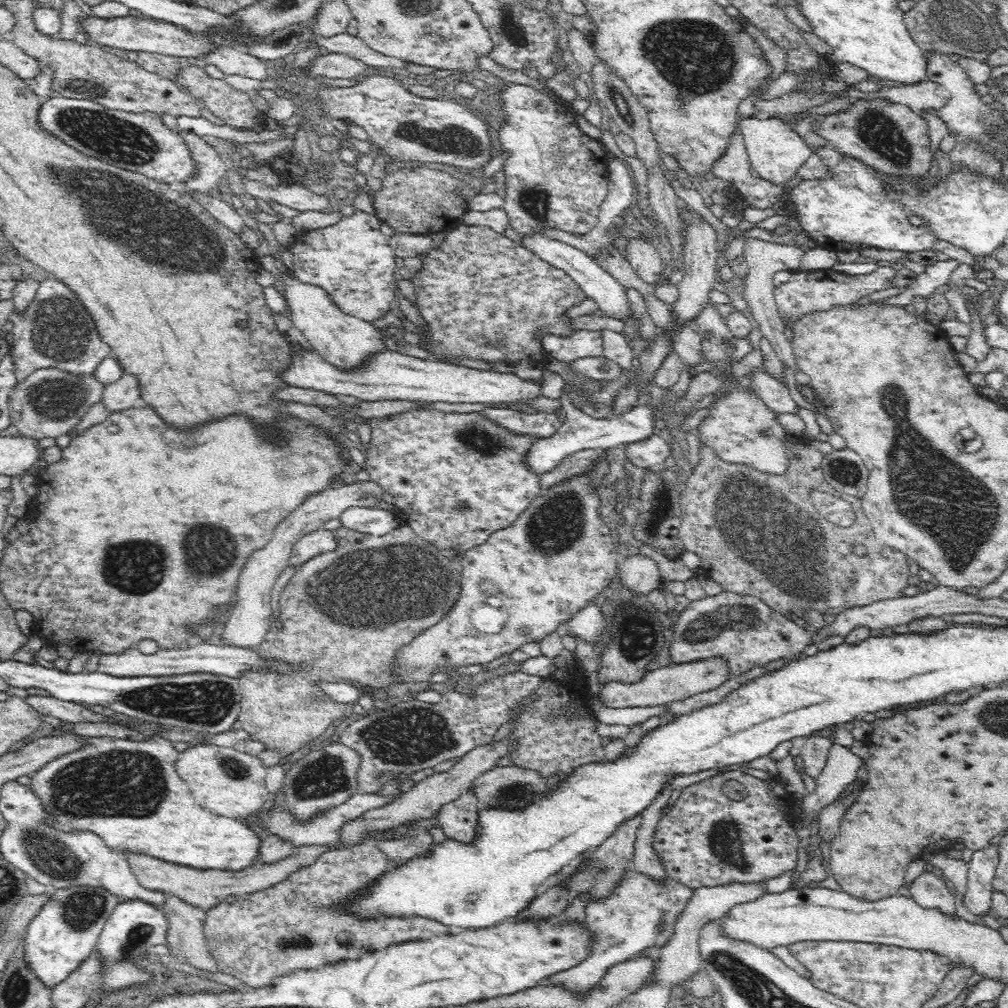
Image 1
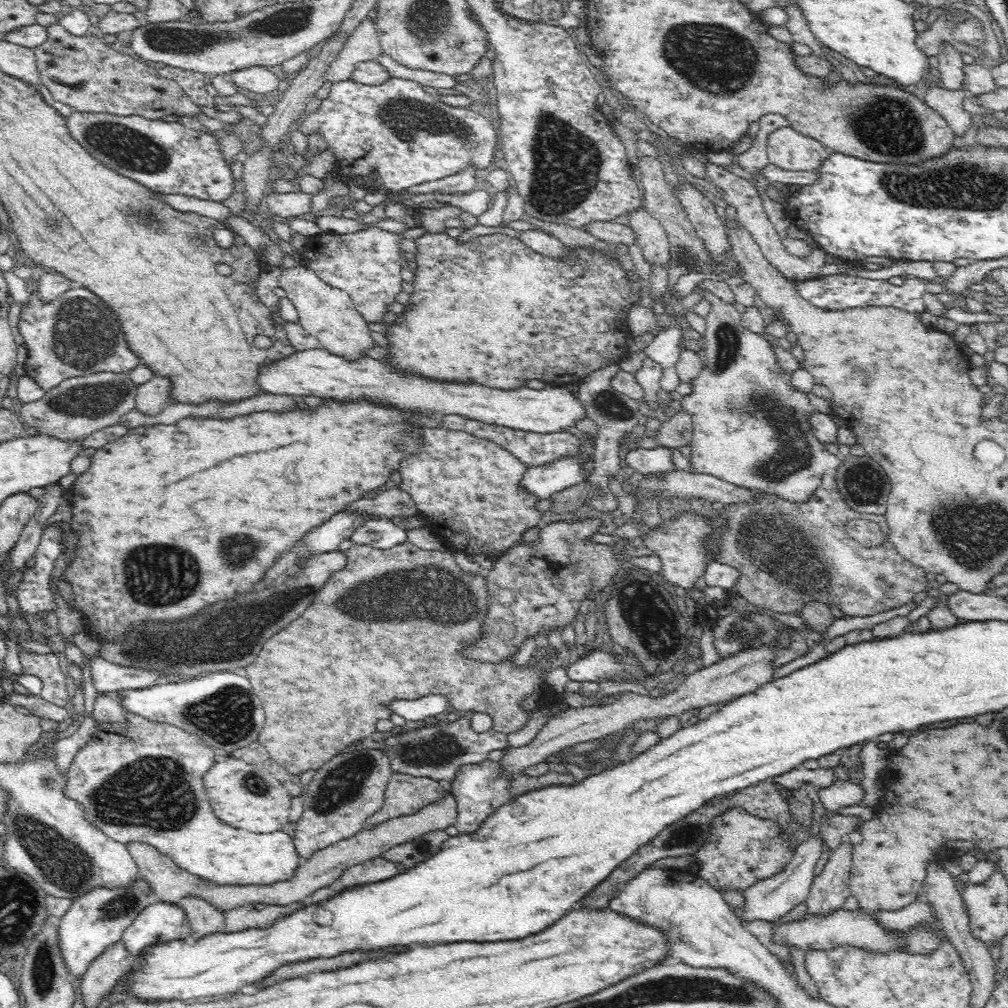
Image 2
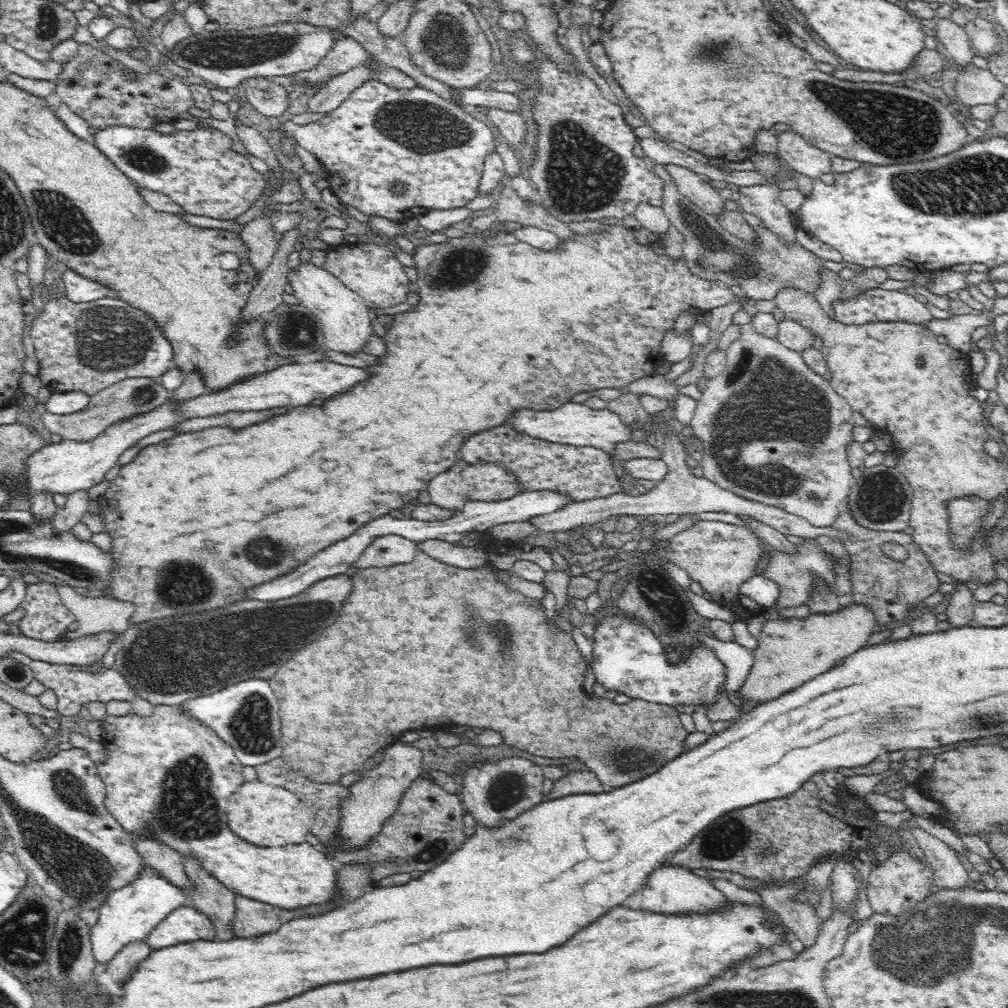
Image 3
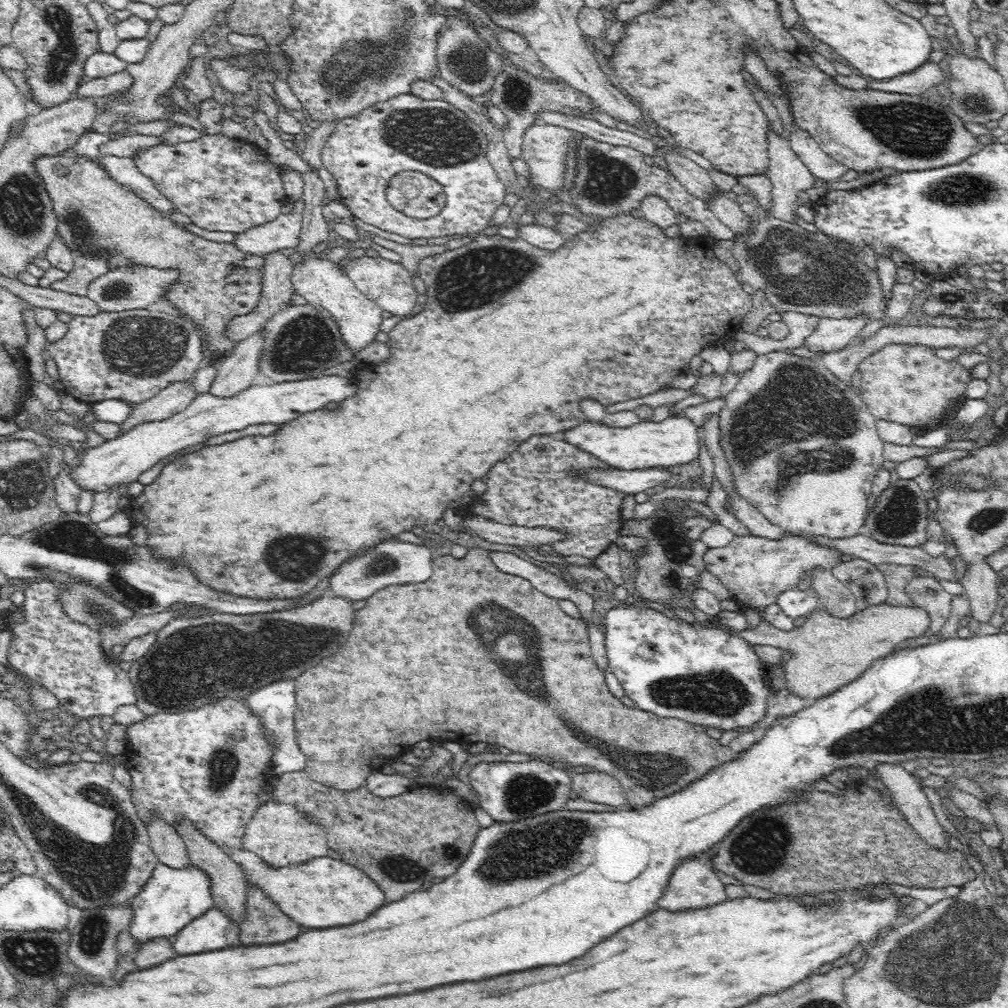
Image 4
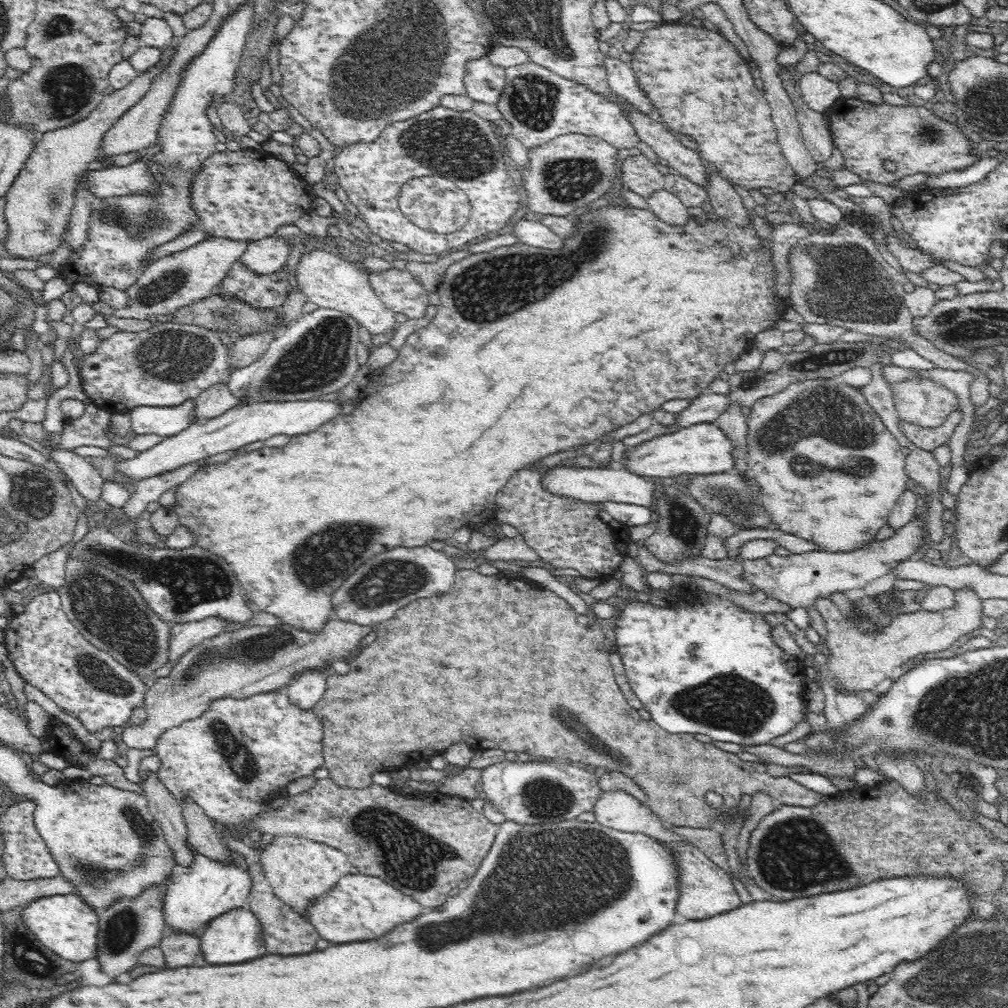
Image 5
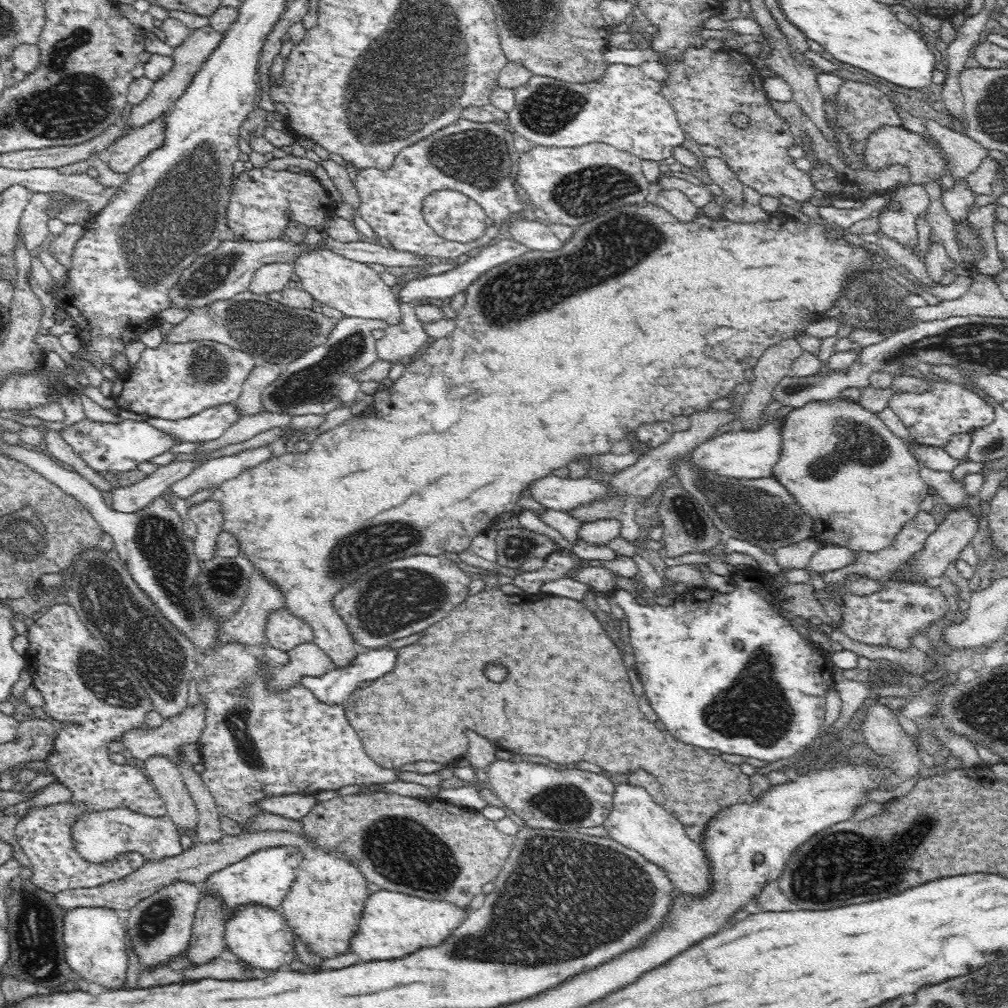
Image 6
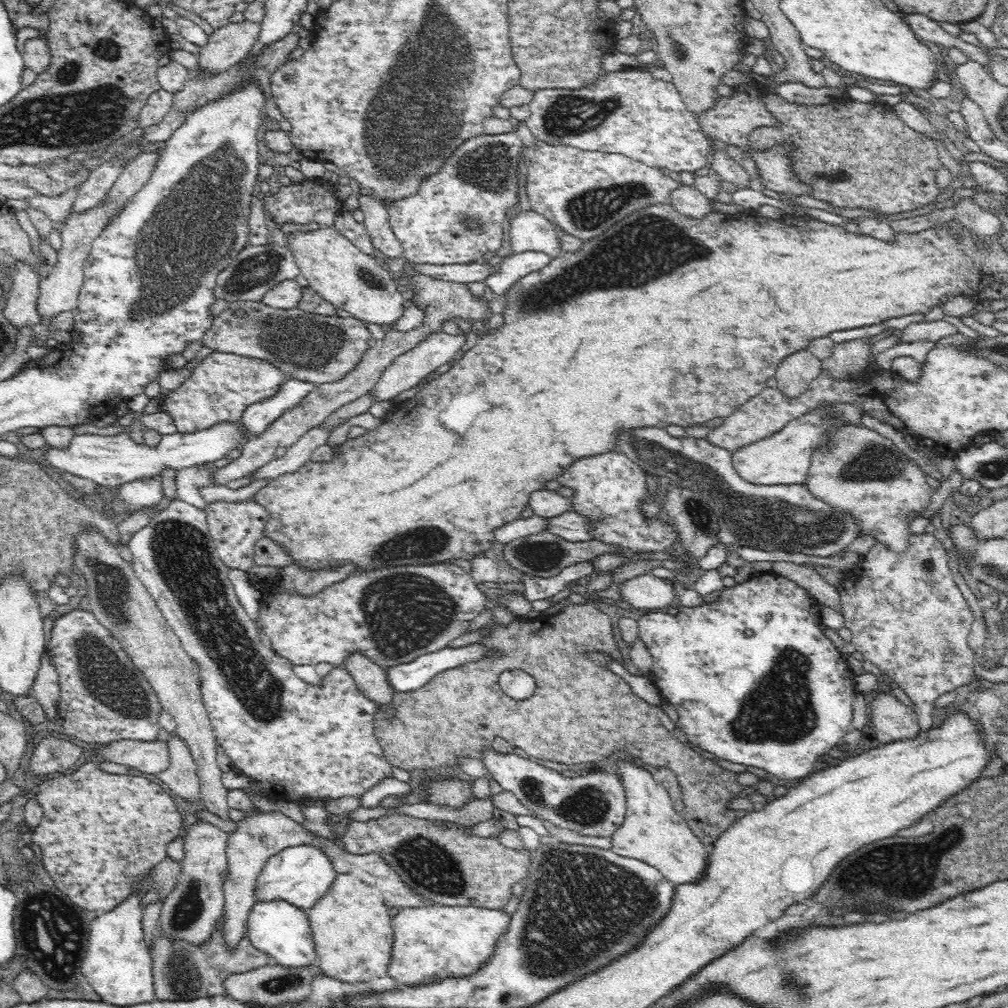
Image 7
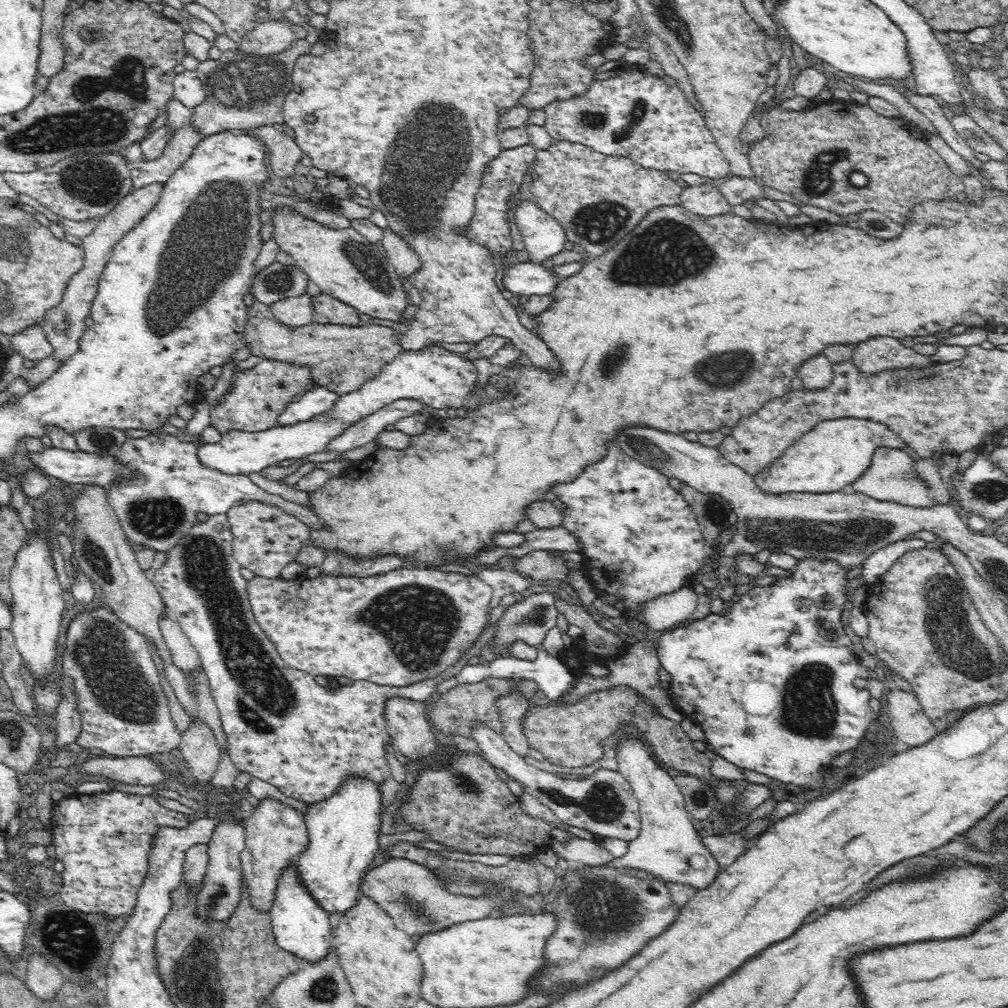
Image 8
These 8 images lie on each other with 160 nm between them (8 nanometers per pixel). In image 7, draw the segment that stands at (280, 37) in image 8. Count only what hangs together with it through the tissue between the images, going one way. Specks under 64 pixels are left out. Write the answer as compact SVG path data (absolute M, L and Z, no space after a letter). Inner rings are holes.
M248 20L230 23L209 36L208 44L202 47L197 68L204 68L211 74L222 73L250 56L262 34L262 24Z

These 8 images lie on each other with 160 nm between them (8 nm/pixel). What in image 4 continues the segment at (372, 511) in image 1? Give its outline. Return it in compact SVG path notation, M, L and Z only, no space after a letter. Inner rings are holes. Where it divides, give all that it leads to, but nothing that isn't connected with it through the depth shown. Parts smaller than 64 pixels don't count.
M392 539L382 541L376 546L372 546L371 549L367 554L360 555L360 558L342 564L338 568L338 572L334 572L328 578L331 594L342 595L350 600L352 598L360 600L370 590L374 592L374 590L389 584L424 581L432 574L432 554L428 548L420 544Z

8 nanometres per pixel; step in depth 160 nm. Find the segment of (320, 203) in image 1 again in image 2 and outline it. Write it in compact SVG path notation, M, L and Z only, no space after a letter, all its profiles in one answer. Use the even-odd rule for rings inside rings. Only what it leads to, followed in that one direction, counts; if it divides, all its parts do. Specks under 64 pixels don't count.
M303 191L266 193L263 199L265 211L280 217L297 217L312 208L311 195Z

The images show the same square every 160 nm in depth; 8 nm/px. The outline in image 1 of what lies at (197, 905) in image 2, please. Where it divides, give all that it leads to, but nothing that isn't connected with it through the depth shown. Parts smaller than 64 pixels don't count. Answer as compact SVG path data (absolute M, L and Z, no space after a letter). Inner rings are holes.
M165 895L166 912L162 912L167 922L165 945L172 954L198 972L206 974L220 971L213 954L206 948L202 921L206 910L192 906L174 896Z

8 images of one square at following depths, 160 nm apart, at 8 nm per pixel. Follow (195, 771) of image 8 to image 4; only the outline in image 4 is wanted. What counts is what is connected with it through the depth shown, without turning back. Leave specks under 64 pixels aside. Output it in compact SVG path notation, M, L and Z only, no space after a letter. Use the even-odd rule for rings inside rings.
M152 818L145 826L148 846L159 863L174 869L190 867L188 851L181 836L161 818Z

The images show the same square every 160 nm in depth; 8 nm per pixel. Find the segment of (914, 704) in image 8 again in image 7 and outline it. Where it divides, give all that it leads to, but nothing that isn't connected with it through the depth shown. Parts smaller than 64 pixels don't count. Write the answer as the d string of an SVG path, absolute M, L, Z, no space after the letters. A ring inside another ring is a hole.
M892 693L877 694L869 706L873 734L880 743L913 739L923 732L914 708L904 705Z

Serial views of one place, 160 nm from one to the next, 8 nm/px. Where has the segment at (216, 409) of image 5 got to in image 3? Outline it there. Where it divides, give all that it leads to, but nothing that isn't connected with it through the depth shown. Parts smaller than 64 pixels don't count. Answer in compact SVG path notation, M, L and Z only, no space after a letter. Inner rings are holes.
M128 377L100 387L97 391L92 391L87 395L85 407L69 413L49 413L40 414L42 426L62 438L87 441L102 434L108 427L118 424L120 421L132 418L140 413L150 412L157 406L165 404L168 389L158 384L157 377Z

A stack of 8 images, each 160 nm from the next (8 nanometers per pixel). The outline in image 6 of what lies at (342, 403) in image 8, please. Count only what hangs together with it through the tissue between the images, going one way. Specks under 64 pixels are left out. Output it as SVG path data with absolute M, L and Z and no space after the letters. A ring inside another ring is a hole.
M86 419L76 422L70 426L59 430L62 438L72 447L72 450L81 462L93 470L93 472L103 474L115 471L128 472L138 470L139 465L144 462L152 462L157 456L162 456L170 452L172 448L184 443L175 436L170 436L150 423L124 420L120 424L110 422L98 422Z

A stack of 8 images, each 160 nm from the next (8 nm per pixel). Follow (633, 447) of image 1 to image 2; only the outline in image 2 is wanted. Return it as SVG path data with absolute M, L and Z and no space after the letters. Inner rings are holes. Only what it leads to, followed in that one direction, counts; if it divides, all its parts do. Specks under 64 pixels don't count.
M664 446L656 448L628 448L623 452L627 467L642 473L644 476L661 476L672 472L675 463L672 458L672 450Z

